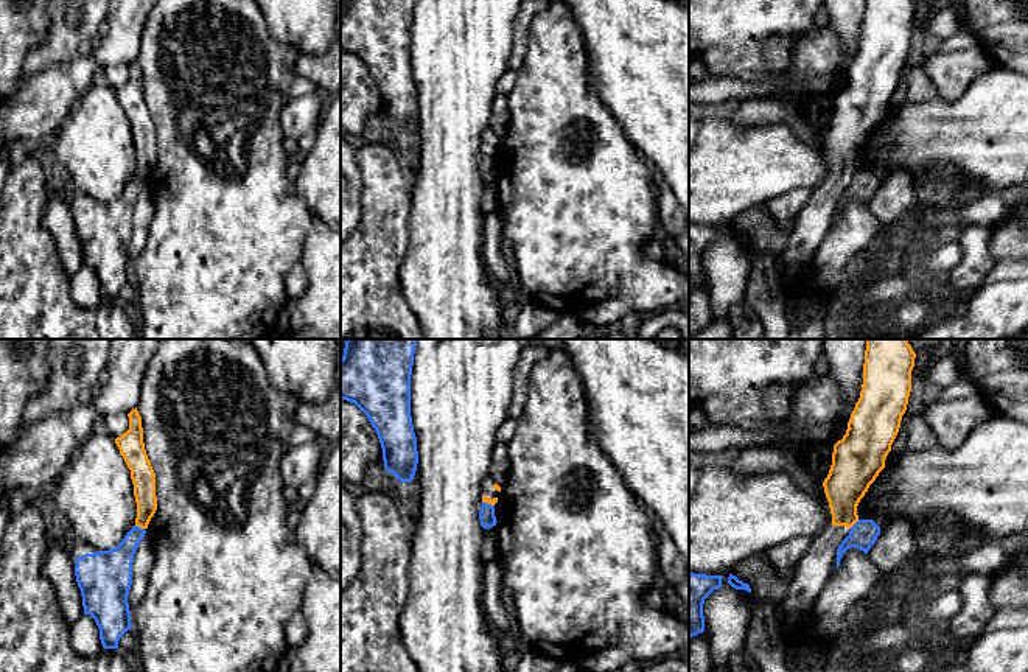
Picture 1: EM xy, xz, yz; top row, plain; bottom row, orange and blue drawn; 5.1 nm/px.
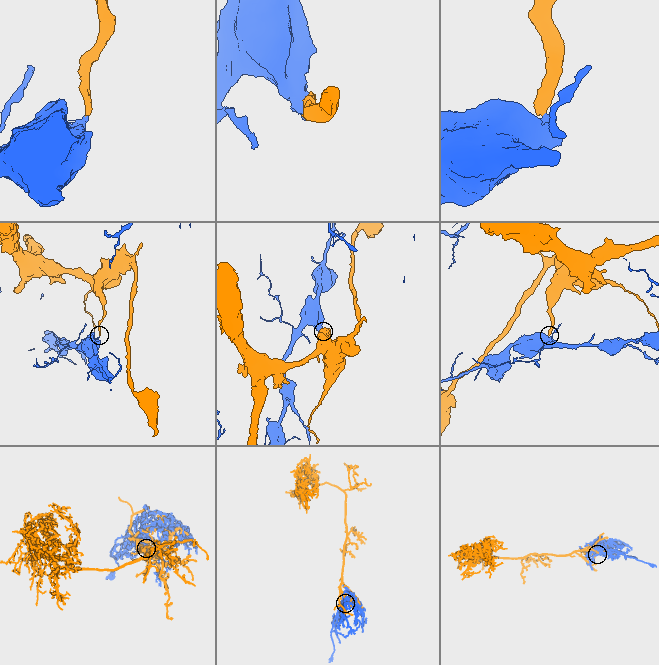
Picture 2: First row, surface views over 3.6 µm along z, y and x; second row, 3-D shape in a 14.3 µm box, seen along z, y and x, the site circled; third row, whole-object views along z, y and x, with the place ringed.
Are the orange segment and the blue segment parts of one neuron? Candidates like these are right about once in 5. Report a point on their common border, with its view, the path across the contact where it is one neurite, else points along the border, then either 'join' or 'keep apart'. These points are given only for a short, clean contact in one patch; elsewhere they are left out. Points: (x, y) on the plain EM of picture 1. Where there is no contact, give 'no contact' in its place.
contact xy (140, 178); border xy (136, 176), (143, 181); keep apart

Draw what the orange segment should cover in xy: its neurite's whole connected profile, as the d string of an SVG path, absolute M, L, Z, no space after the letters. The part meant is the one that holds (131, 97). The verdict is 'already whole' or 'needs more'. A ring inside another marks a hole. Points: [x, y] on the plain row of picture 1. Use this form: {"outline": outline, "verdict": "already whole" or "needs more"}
{"outline": "M137 59L132 61L128 68L129 81L123 87L117 89L115 95L131 121L137 154L135 177L148 180L148 176L157 162L156 124L145 101L142 68Z", "verdict": "already whole"}

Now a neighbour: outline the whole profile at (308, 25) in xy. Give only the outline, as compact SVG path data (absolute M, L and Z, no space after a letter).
M255 0L269 33L281 44L295 47L300 54L322 54L336 40L336 0Z

